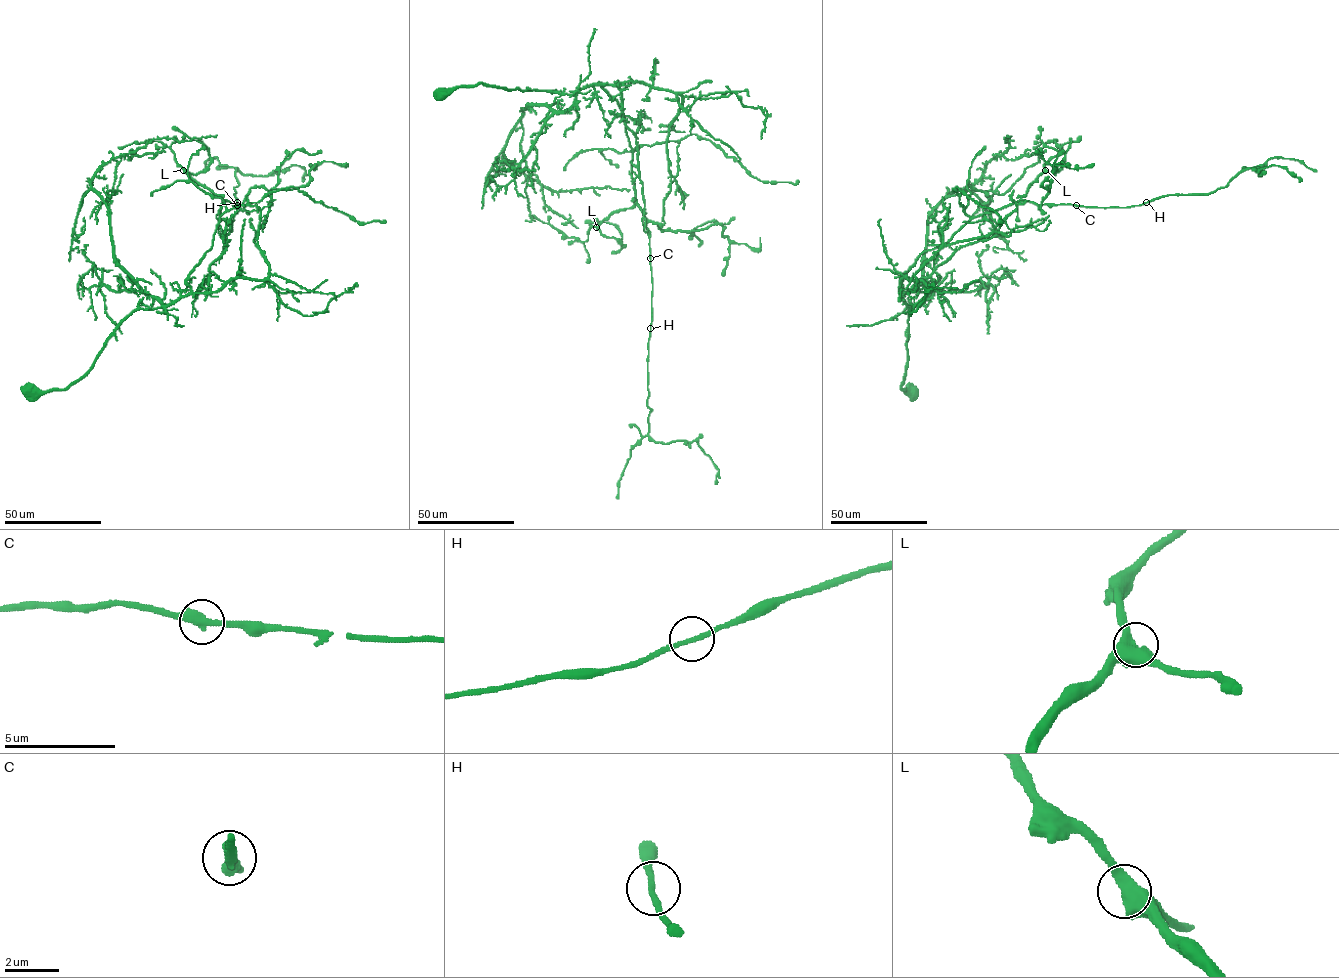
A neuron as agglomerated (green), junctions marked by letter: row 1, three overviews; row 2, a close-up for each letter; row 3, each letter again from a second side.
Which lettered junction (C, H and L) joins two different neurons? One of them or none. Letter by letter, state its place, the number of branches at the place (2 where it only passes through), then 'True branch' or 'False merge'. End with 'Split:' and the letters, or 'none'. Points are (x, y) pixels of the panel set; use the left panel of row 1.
C: Place: (237, 205). Branches: 2. True branch
H: Place: (237, 202). Branches: 2. True branch
L: Place: (183, 170). Branches: 2. True branch
Split: none

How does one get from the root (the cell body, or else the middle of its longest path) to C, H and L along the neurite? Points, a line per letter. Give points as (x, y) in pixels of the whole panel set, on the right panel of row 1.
C: (913, 391), (901, 387), (913, 308), (901, 281), (915, 260), (971, 219), (1021, 201), (1076, 206)
H: (913, 391), (901, 387), (913, 308), (901, 281), (921, 253), (971, 219), (1021, 201), (1147, 202)
L: (913, 391), (901, 387), (913, 308), (903, 299), (904, 274), (971, 219), (1015, 204), (1045, 170)

